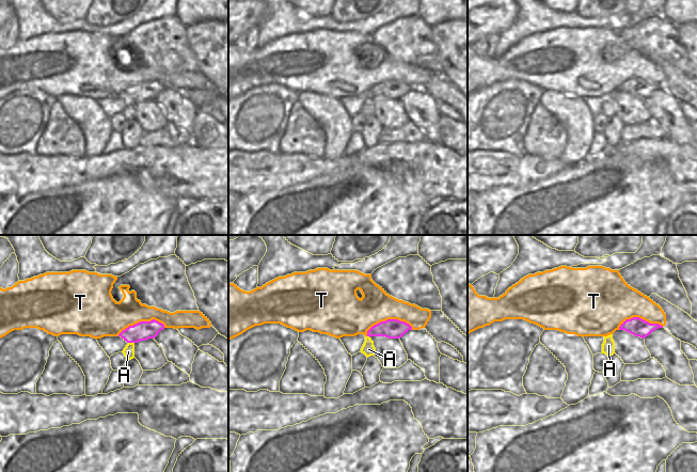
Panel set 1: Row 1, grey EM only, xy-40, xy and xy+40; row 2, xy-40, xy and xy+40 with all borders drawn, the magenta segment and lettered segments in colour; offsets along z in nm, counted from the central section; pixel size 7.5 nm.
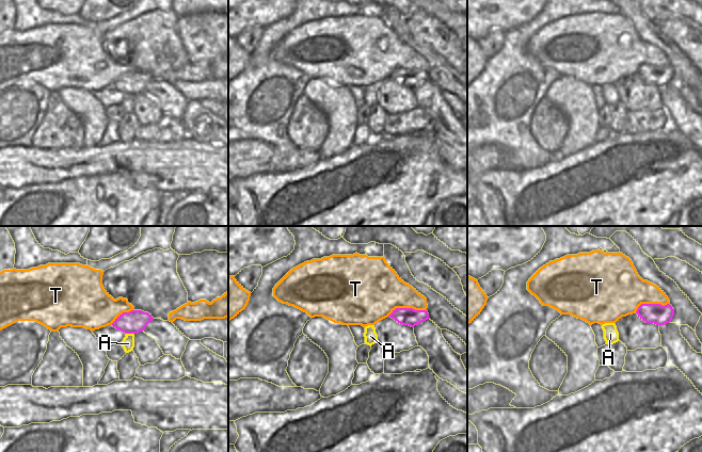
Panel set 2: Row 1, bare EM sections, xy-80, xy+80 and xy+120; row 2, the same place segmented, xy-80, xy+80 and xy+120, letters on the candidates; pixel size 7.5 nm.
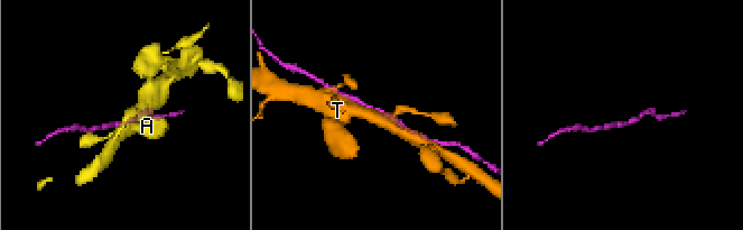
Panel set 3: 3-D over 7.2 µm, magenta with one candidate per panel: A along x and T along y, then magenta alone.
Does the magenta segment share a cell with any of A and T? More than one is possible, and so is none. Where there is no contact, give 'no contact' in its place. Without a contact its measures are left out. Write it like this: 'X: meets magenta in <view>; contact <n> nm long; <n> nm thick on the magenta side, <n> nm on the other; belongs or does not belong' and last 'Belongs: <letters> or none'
A: meets magenta in xy-40; contact 50 nm long; 140 nm thick on the magenta side, 90 nm on the other; does not belong
T: meets magenta in xy; contact 360 nm long; 140 nm thick on the magenta side, 280 nm on the other; does not belong
Belongs: none

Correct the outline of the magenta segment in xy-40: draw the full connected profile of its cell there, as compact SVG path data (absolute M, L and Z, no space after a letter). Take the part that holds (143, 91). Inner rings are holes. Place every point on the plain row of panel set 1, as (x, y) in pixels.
M153 80L151 82L140 82L123 91L121 97L127 104L138 104L148 99L155 99L164 90L164 85Z

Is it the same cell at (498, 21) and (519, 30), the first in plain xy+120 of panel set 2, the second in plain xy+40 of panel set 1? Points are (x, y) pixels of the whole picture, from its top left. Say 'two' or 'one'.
two

